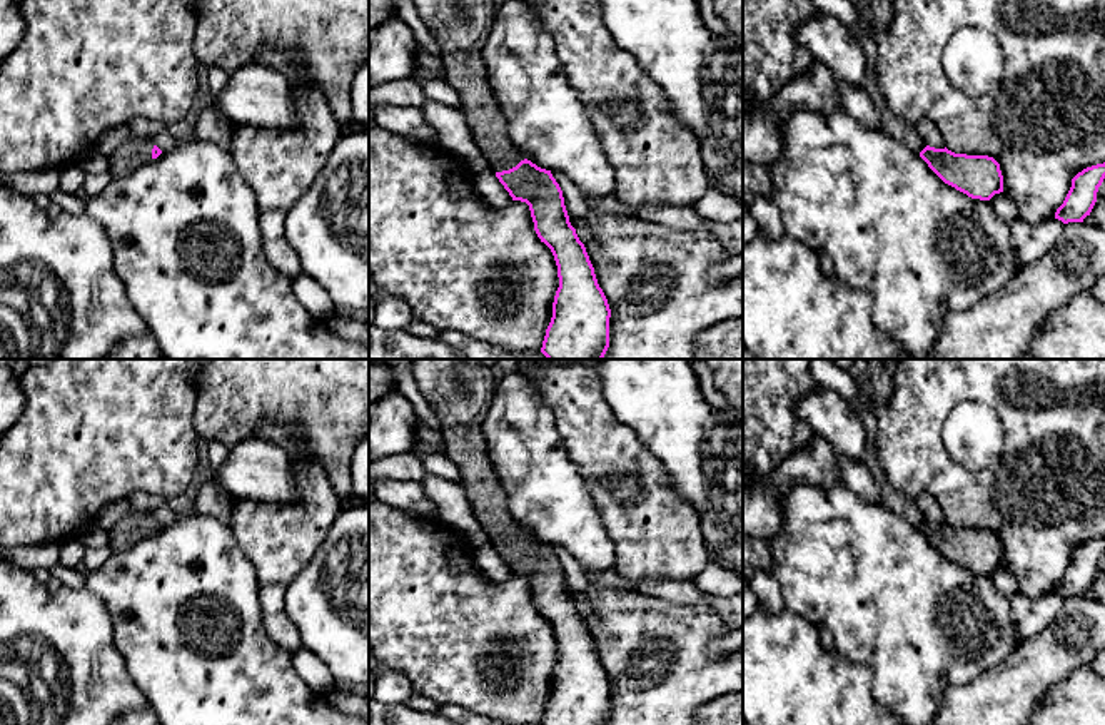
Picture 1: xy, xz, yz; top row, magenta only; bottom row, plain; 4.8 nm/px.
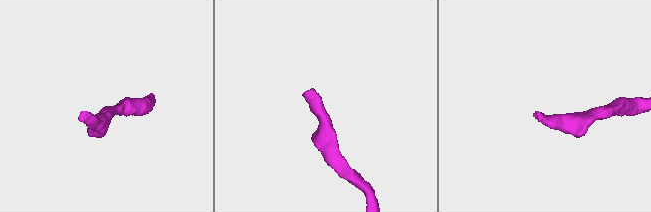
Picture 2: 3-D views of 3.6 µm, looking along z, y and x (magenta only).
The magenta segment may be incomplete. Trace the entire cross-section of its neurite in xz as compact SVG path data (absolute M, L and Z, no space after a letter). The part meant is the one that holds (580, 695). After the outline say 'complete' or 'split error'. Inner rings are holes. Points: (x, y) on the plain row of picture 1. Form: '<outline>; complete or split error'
M412 359L412 374L441 423L444 453L461 471L462 486L477 523L512 575L529 580L534 605L554 630L559 662L541 725L608 725L611 683L598 658L586 621L569 596L563 565L551 545L537 541L516 523L507 510L507 494L487 456L482 421L497 388L491 366L479 359Z; split error

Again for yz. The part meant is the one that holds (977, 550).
M926 520L920 531L948 560L971 573L990 575L1003 566L1000 538L988 530L955 528Z; complete

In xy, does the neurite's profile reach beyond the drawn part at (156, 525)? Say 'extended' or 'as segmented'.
extended

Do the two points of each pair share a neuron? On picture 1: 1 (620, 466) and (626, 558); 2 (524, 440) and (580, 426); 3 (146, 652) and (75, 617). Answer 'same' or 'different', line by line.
1: same
2: different
3: different

